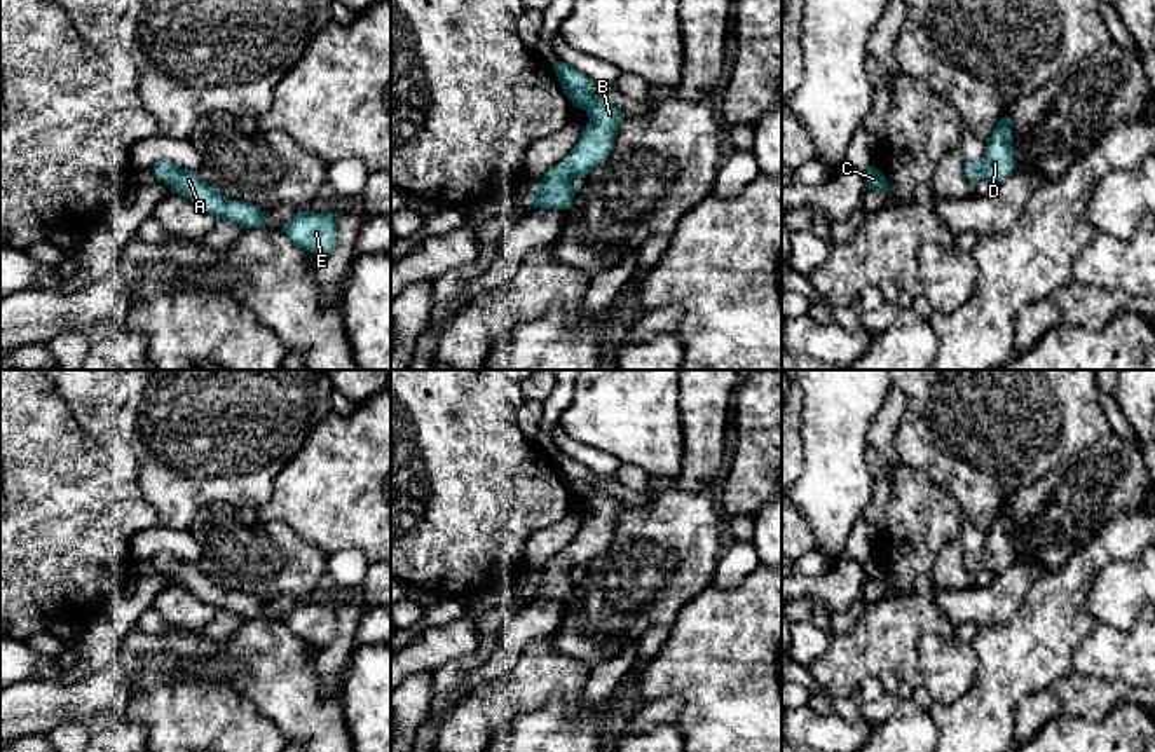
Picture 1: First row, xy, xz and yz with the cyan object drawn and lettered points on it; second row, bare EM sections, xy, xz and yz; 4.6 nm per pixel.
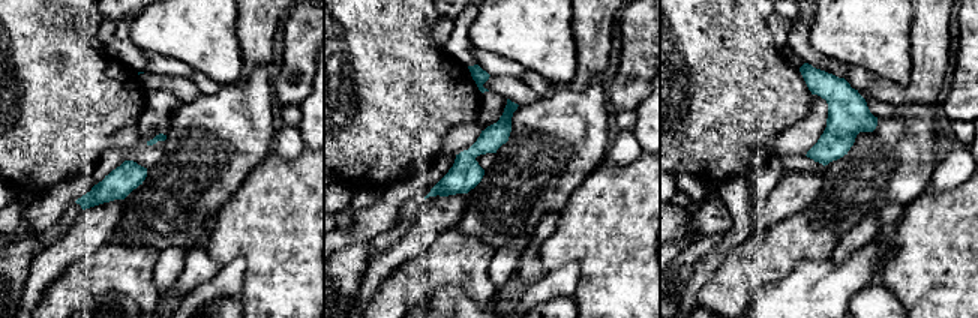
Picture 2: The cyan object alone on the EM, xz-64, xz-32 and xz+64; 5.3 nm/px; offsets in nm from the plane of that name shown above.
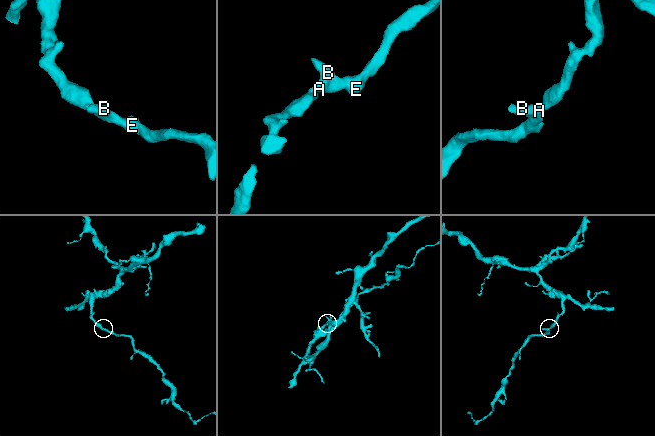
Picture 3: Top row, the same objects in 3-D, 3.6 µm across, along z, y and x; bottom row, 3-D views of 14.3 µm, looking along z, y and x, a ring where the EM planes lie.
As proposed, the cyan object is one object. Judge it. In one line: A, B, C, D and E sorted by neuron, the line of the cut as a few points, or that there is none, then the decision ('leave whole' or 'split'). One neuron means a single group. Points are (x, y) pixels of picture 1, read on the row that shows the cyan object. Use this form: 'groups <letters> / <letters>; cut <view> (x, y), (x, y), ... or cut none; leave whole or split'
groups A B C D E; cut none; leave whole

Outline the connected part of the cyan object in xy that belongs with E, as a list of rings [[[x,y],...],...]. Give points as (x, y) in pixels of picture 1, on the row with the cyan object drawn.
[[[298,209],[281,229],[304,251],[323,258],[337,246],[337,215],[323,215]]]

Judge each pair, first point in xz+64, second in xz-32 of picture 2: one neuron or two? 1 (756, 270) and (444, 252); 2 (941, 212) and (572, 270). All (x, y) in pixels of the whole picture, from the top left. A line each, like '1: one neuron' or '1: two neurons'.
1: one neuron
2: two neurons

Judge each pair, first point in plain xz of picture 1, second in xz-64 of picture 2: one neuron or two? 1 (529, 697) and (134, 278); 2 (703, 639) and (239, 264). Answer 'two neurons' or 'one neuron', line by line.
1: one neuron
2: two neurons

